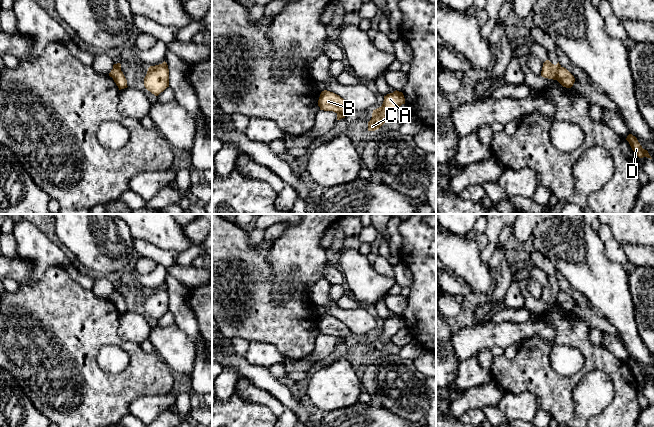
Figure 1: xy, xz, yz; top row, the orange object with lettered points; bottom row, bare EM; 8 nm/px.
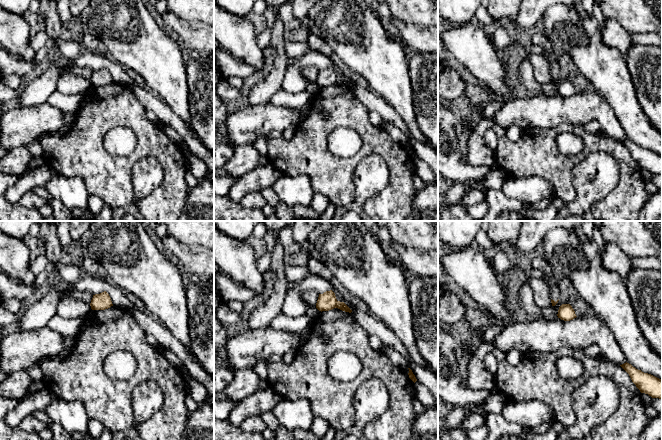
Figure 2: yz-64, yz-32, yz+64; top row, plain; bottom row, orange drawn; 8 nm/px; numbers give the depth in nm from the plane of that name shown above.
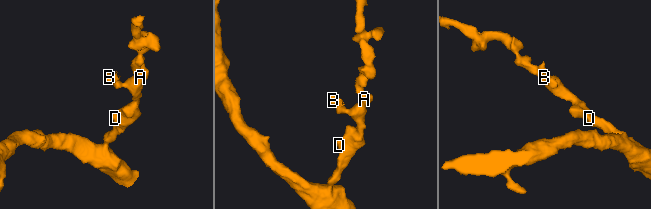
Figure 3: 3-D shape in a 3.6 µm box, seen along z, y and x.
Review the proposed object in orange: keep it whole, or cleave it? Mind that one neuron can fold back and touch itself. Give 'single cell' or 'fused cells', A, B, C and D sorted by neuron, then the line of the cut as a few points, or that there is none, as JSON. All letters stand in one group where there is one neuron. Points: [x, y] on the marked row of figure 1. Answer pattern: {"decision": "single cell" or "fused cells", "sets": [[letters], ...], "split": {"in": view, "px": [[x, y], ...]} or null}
{"decision": "fused cells", "sets": [["A", "C", "D"], ["B"]], "split": {"in": "yz", "px": [[560, 66], [554, 79]]}}

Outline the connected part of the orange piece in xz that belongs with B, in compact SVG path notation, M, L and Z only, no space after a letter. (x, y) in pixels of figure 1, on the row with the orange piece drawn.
M327 90L321 92L318 100L320 110L333 111L337 114L345 114L348 111L346 109L347 104L348 103L339 95Z

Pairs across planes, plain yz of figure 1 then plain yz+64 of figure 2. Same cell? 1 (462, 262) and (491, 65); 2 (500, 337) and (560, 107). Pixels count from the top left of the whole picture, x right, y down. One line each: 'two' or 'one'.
1: one
2: one

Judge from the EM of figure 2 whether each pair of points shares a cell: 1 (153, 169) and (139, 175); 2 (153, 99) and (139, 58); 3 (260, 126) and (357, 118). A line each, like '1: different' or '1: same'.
1: same
2: different
3: different

